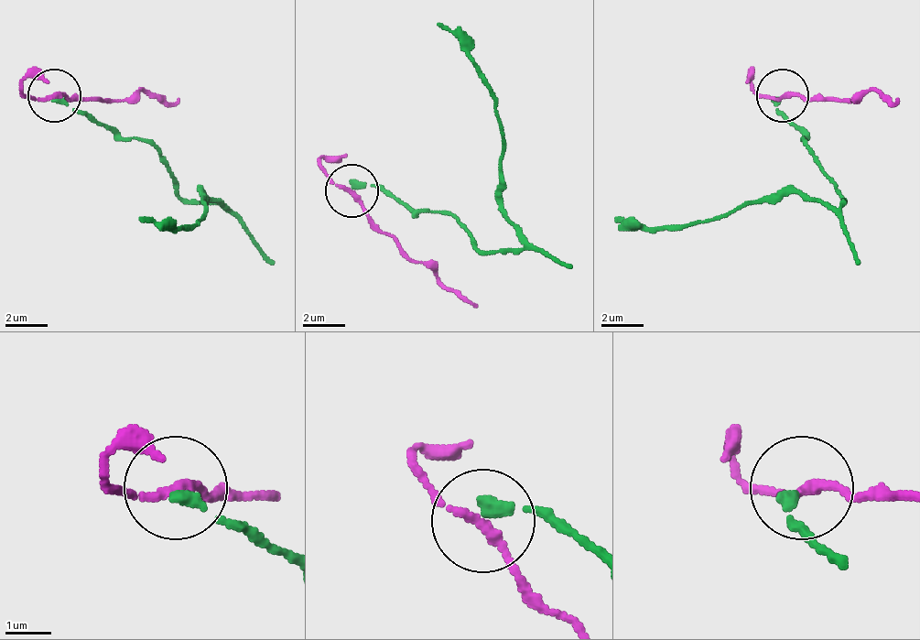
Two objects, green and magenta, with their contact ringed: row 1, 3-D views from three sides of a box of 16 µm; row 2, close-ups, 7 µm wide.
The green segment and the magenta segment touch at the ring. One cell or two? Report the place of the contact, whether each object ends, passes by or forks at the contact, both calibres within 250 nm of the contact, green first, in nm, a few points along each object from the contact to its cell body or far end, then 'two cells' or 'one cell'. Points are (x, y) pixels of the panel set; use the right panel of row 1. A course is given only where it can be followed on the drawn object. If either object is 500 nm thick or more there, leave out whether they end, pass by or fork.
at (782, 95); green ends there; magenta passes by; 280 nm thick on the green side, 190 nm on the other; green runs (781, 96), (775, 107), (802, 134), (802, 144), (844, 197), (834, 208), (792, 191), (670, 229), (617, 218); magenta runs (781, 96), (897, 96); two cells

